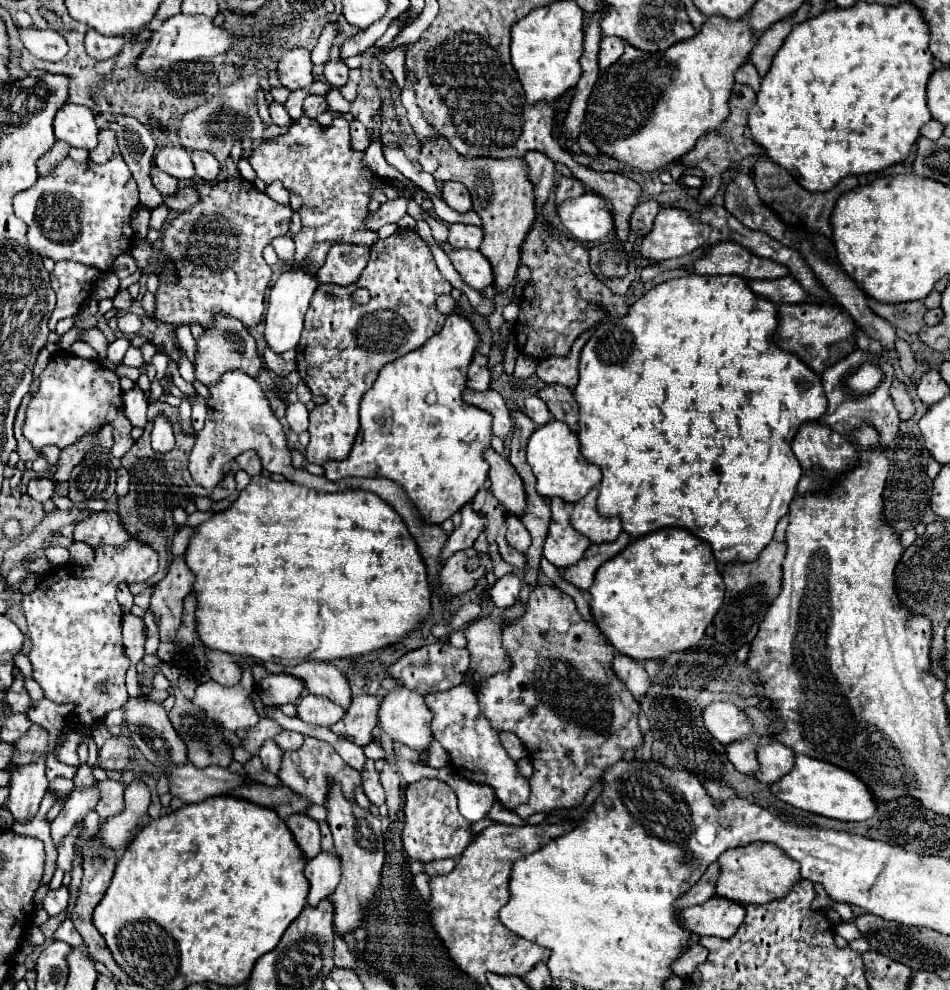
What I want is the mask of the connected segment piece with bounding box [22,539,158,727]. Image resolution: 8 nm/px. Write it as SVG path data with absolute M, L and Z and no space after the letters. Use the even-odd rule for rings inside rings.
M128 539L126 545L122 547L112 547L104 545L96 549L96 561L92 565L78 566L67 563L60 568L50 570L44 576L40 576L34 593L22 597L22 607L24 615L28 621L28 633L32 639L32 651L30 651L30 661L34 667L34 679L40 683L44 689L44 695L54 701L54 703L68 703L76 701L78 707L74 709L76 723L72 727L80 725L92 725L100 721L108 711L118 709L126 703L128 693L124 687L124 675L130 667L130 659L124 653L124 643L122 643L122 609L116 601L116 591L122 583L134 583L134 581L146 581L158 571L158 553L146 543L138 543L136 539ZM104 681L108 683L108 693L98 693L96 685Z

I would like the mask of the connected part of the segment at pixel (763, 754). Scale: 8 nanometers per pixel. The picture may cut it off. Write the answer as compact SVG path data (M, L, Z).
M772 741L768 745L762 745L758 747L760 769L756 771L754 777L766 785L772 785L774 779L780 779L782 775L792 771L794 759L796 759L796 753L790 751L790 747L786 747L784 743Z

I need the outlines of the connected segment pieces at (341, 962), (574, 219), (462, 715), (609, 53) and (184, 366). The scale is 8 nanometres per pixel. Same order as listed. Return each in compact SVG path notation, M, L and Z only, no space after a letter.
M336 935L334 941L334 963L336 967L346 967L346 969L356 969L358 965L358 957L348 949L348 945L340 939L340 935Z
M596 193L564 201L558 207L558 215L566 231L580 243L602 243L614 233L614 217L604 197Z
M458 685L448 691L430 693L424 697L424 701L434 715L432 719L434 739L440 741L440 745L448 751L458 773L468 781L490 785L496 791L498 801L506 809L514 809L526 803L526 799L530 797L530 783L518 773L516 763L506 755L504 747L500 745L498 731L494 731L488 719L482 715L474 691L466 685Z
M602 37L602 43L600 43L600 55L598 55L598 63L600 63L600 69L606 69L610 67L614 61L620 59L622 51L624 51L626 43L622 43L622 39L614 39L614 37Z
M182 353L182 359L178 361L178 365L180 365L180 375L182 375L182 379L194 383L194 381L196 381L196 379L194 379L194 365L186 359L184 353Z

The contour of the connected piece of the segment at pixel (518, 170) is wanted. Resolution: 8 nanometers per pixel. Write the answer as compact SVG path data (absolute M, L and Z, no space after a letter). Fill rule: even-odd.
M454 159L454 167L438 167L434 179L440 181L460 181L468 187L472 195L472 209L484 221L484 241L480 251L490 259L494 269L494 287L504 291L520 265L520 249L536 221L534 205L534 185L526 175L524 159L484 159L484 163L468 163L466 159ZM452 171L452 173L450 173ZM450 175L450 177L448 177Z

